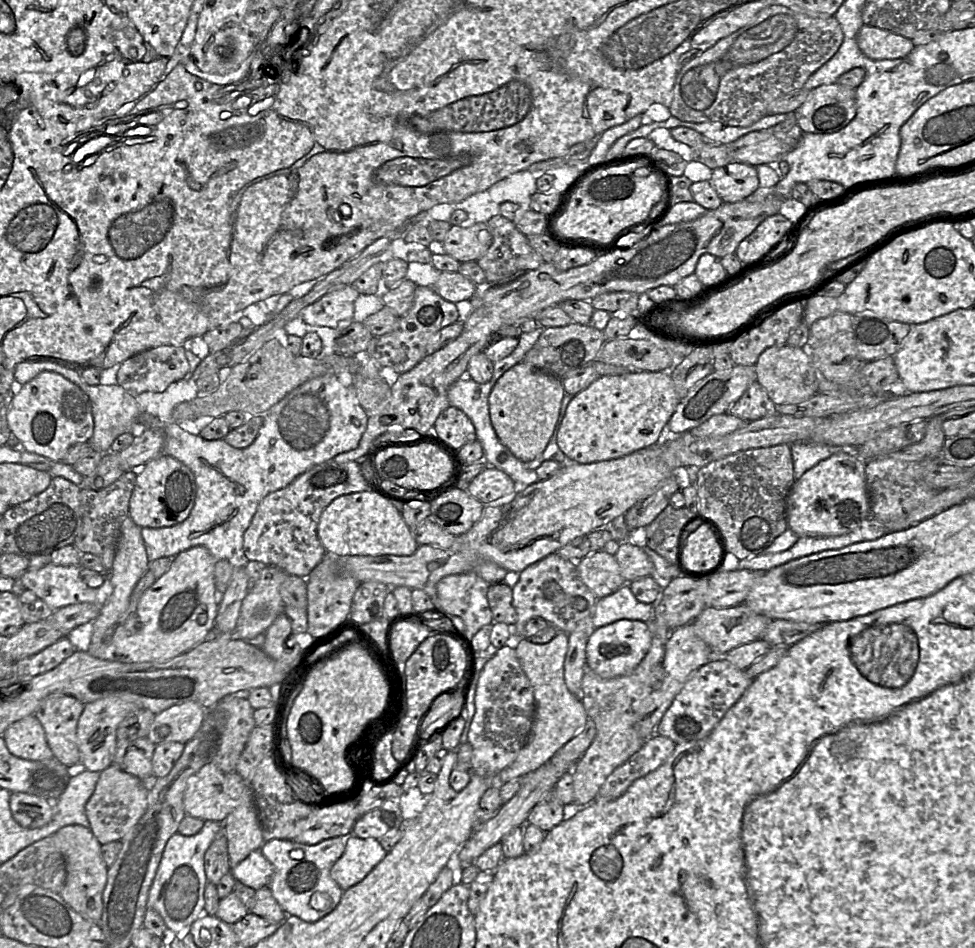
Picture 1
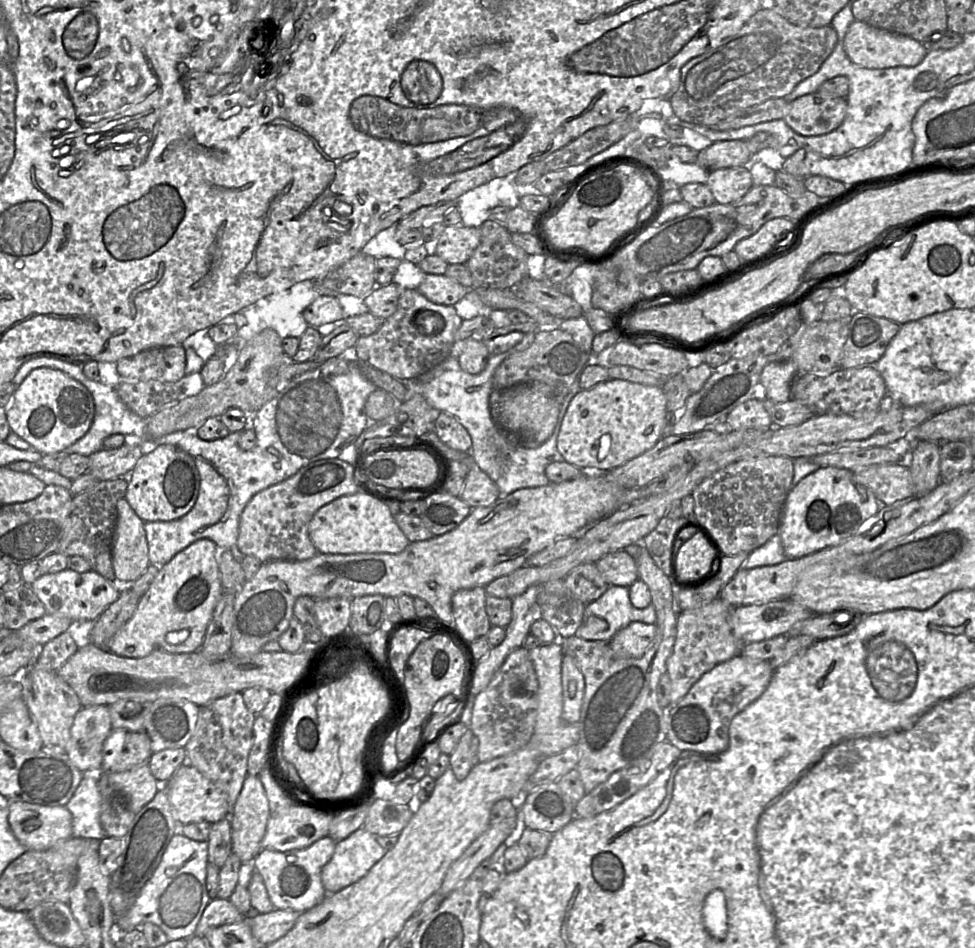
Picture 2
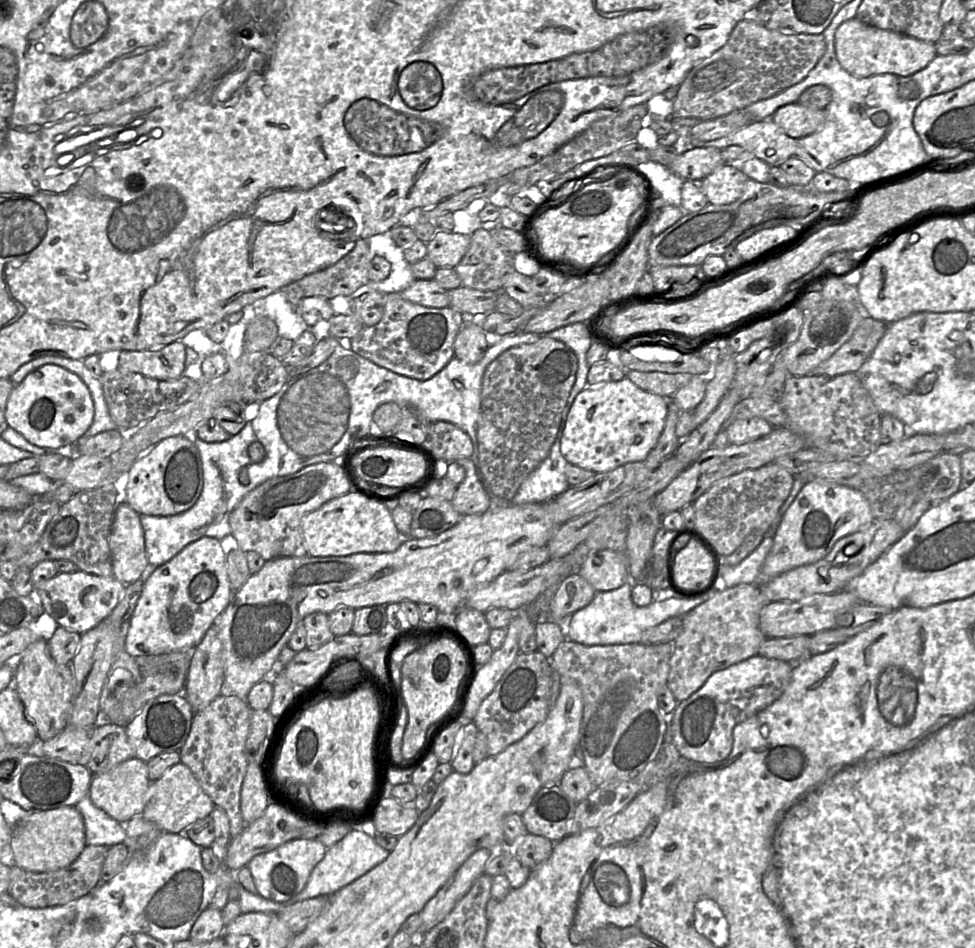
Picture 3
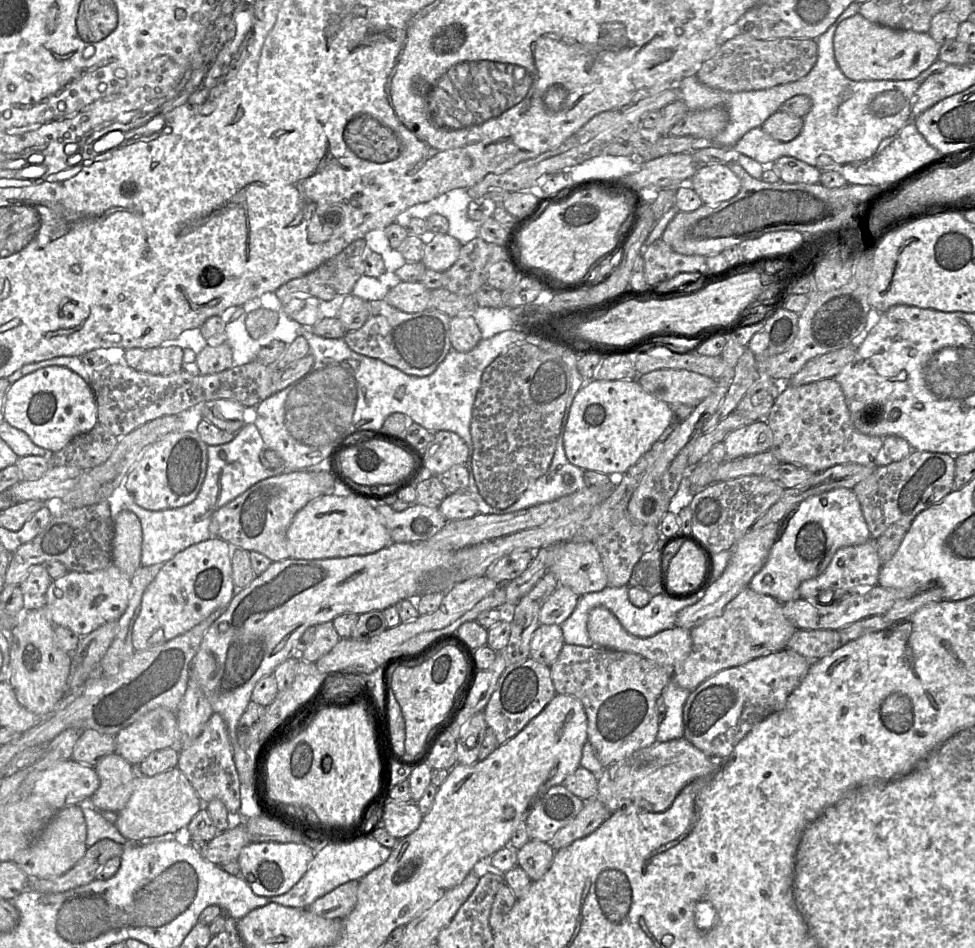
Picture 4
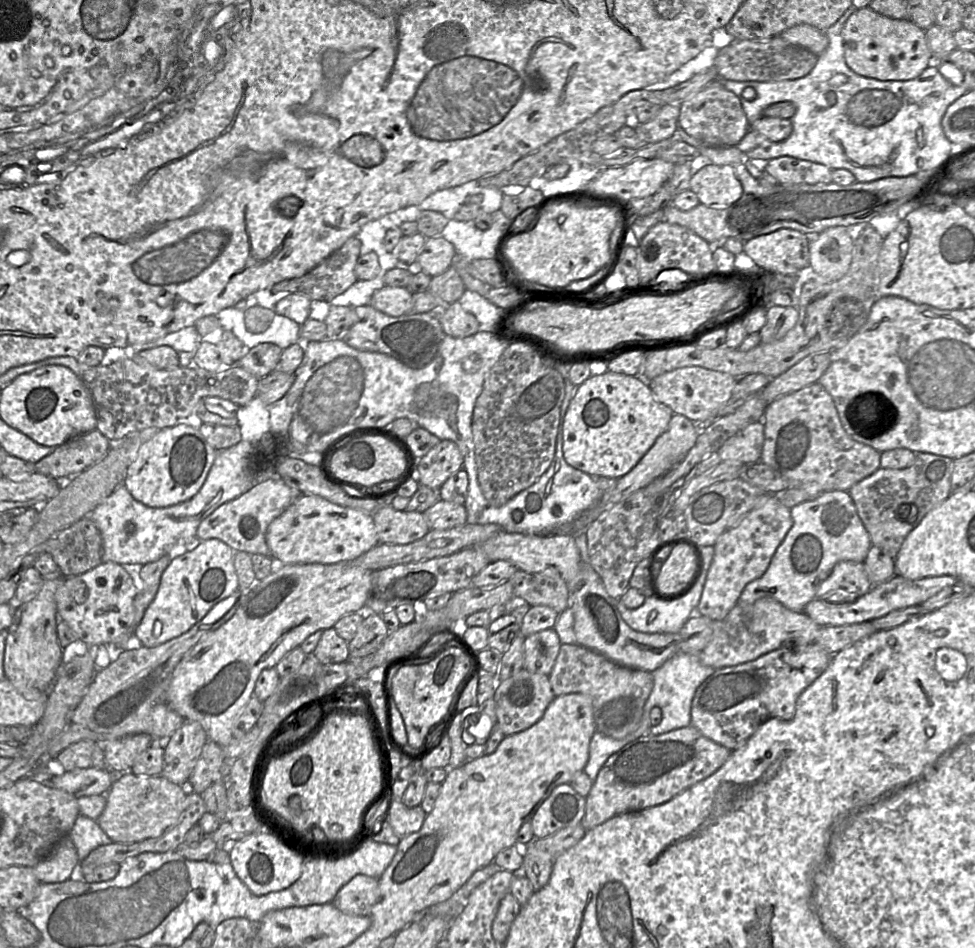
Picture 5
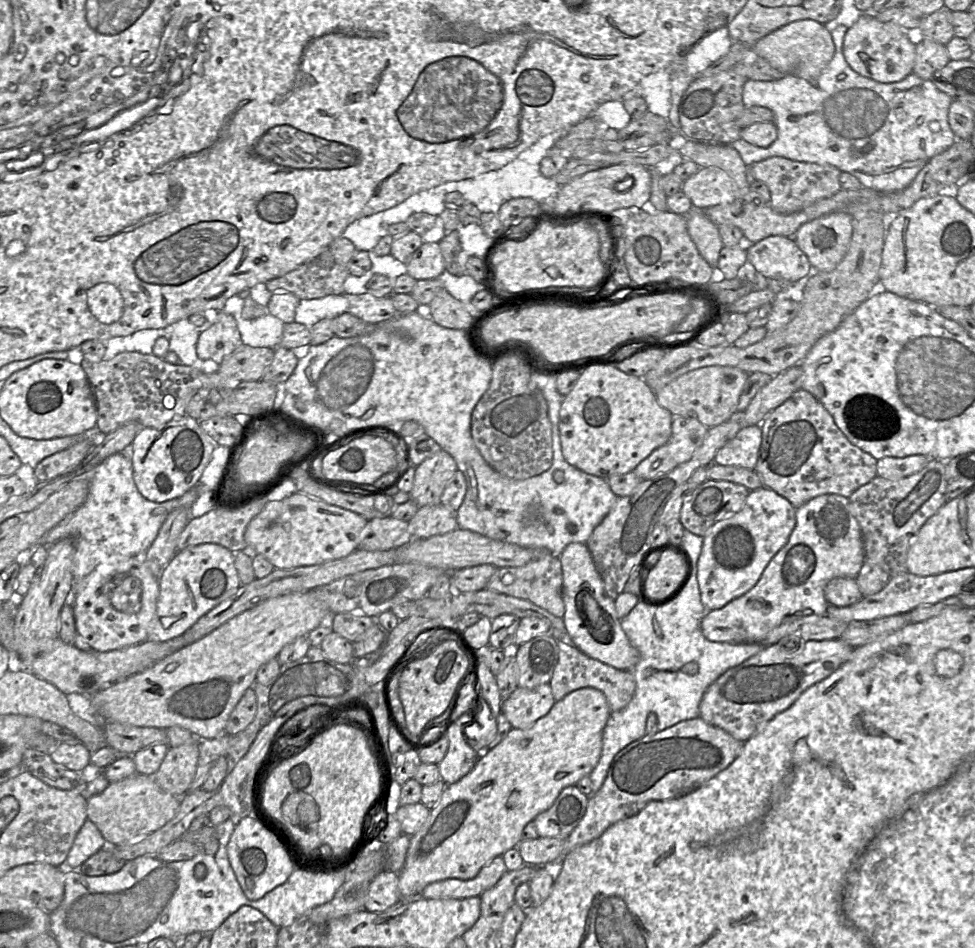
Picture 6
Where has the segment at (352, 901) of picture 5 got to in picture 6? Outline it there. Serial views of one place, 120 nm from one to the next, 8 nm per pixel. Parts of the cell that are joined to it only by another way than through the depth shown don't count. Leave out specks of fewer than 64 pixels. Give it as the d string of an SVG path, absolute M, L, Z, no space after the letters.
M382 871L370 883L364 909L369 912L384 912L401 901L398 888L399 873Z

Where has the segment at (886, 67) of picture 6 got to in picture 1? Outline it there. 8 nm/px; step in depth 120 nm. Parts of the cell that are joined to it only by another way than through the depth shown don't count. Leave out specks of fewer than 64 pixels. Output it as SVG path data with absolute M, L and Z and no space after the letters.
M868 25L860 28L856 41L862 53L873 60L903 58L915 48L907 37Z

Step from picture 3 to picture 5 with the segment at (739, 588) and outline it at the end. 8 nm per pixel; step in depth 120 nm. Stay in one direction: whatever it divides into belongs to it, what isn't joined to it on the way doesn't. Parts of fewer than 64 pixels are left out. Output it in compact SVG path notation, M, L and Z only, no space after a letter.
M762 598L752 604L737 603L721 621L715 621L713 635L705 648L699 653L699 659L705 666L714 669L736 666L753 661L760 656L790 644L787 648L800 648L816 643L820 626L803 612L794 612L772 598Z

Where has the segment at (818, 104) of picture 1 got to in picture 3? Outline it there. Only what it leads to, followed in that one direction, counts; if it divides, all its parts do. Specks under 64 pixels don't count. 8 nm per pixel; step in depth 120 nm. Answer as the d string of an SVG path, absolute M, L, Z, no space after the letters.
M795 102L778 108L769 119L789 137L802 138L822 127L825 122L825 109Z

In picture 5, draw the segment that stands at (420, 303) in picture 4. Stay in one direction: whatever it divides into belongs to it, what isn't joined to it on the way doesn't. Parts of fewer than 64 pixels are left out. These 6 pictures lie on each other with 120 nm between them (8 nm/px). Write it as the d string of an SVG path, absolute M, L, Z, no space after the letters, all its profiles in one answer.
M384 286L374 292L370 305L375 309L392 317L399 317L405 314L417 314L413 312L413 294L406 287Z

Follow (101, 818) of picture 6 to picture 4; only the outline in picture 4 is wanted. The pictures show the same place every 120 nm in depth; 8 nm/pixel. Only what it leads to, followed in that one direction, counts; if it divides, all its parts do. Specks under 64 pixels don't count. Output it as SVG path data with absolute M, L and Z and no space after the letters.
M177 766L153 777L137 773L134 779L133 793L127 805L117 813L114 825L129 842L140 842L150 837L174 834L181 828L187 827L201 808L206 808L206 804L200 800L190 781Z

